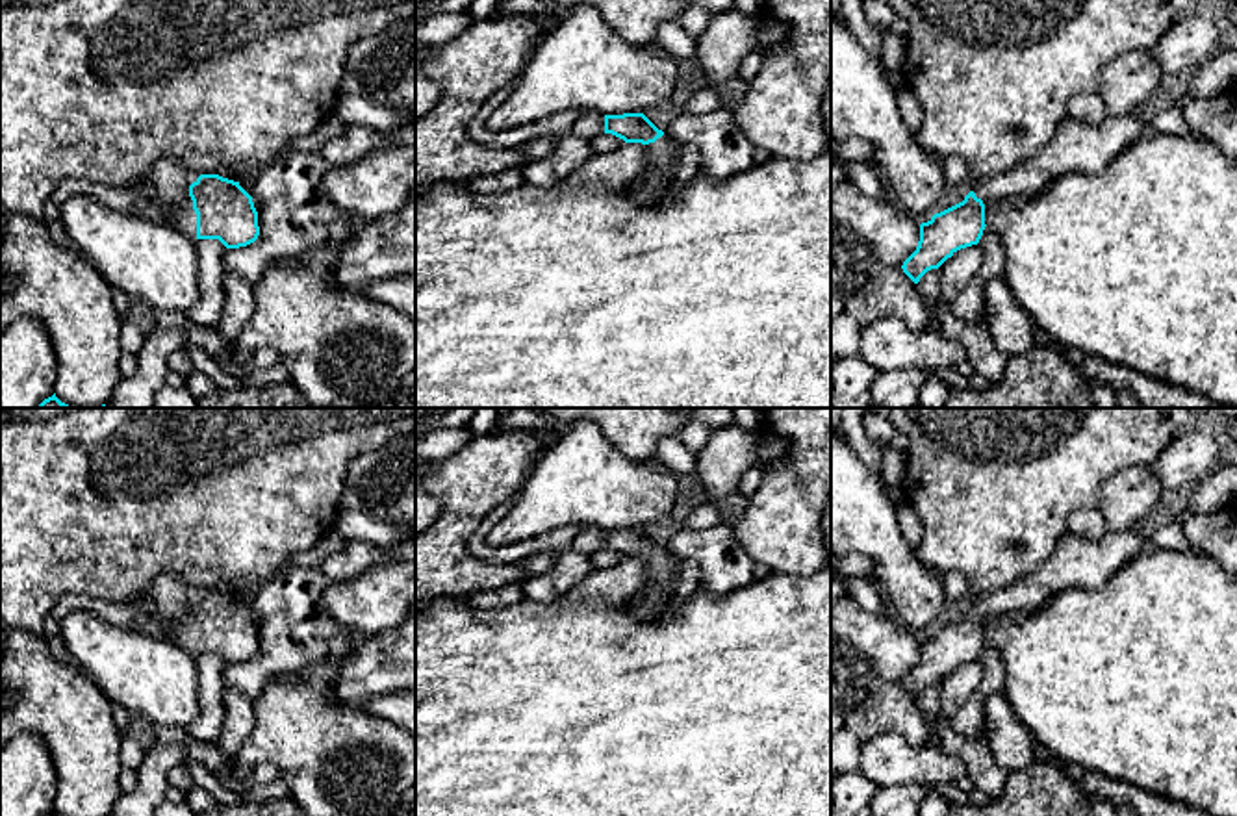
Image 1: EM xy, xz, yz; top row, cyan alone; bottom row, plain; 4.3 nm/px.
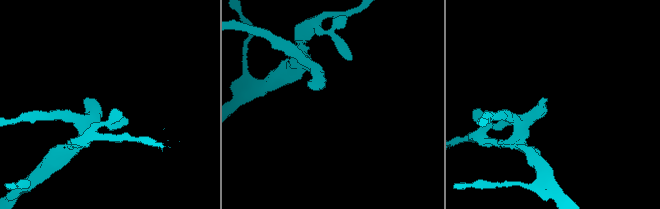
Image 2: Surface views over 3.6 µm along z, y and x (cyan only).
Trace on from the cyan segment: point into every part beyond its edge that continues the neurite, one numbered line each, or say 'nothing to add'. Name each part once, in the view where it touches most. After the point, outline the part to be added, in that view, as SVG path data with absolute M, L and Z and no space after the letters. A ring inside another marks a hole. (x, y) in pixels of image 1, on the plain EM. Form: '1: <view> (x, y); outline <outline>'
1: xy (171, 594); outline M161 573L148 588L159 621L174 627L174 644L193 657L197 657L197 629L189 612L189 601L197 597L197 593L197 588L185 584L172 573Z

